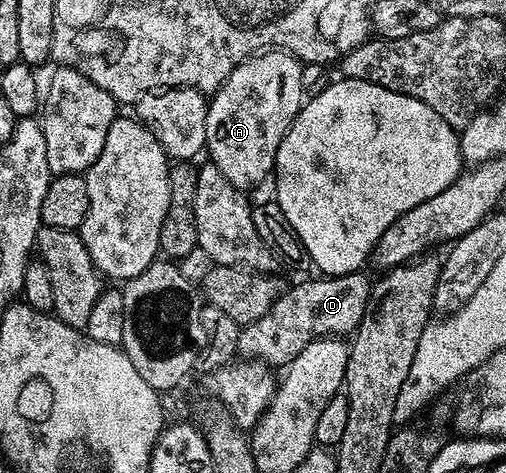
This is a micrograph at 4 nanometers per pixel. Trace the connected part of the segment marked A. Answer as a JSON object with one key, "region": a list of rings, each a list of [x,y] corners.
{"region":[[[266,50],[231,70],[220,90],[212,93],[207,110],[207,156],[235,187],[250,190],[270,179],[279,142],[301,113],[301,71],[303,65],[296,56]]]}

